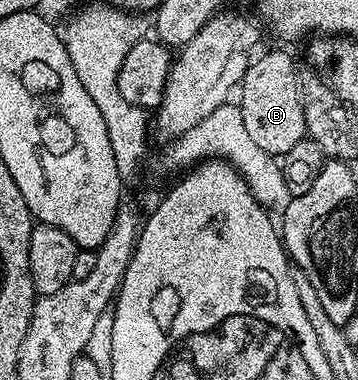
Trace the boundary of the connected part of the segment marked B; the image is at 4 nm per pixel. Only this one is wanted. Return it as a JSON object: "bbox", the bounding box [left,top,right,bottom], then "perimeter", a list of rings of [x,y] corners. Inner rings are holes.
{"bbox":[240,52,307,158],"perimeter":[[[266,52],[263,56],[255,55],[246,65],[246,73],[242,76],[240,93],[240,107],[244,114],[244,130],[269,156],[281,158],[296,146],[296,142],[307,139],[306,127],[304,126],[304,112],[300,106],[300,94],[298,85],[300,83],[299,73],[294,73],[294,60],[286,52]]]}

